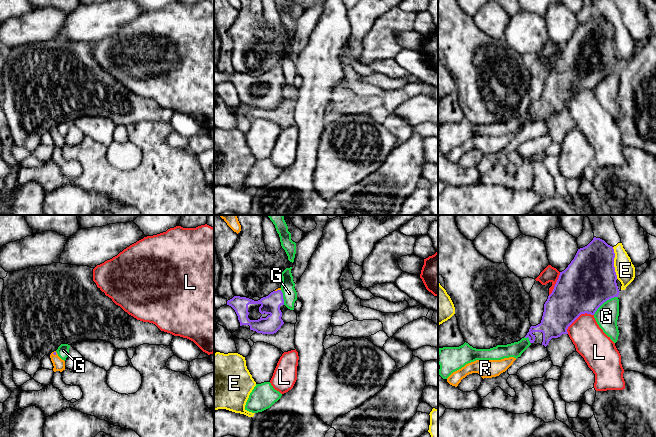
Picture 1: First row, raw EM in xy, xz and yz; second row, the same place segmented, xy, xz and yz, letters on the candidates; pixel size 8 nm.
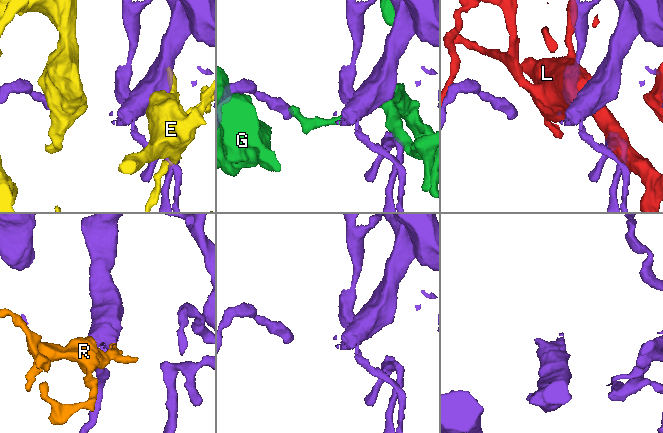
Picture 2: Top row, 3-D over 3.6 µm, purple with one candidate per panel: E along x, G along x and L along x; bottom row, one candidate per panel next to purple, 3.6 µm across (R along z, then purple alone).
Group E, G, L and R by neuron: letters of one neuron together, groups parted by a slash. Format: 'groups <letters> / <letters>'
groups E / G / L / R

